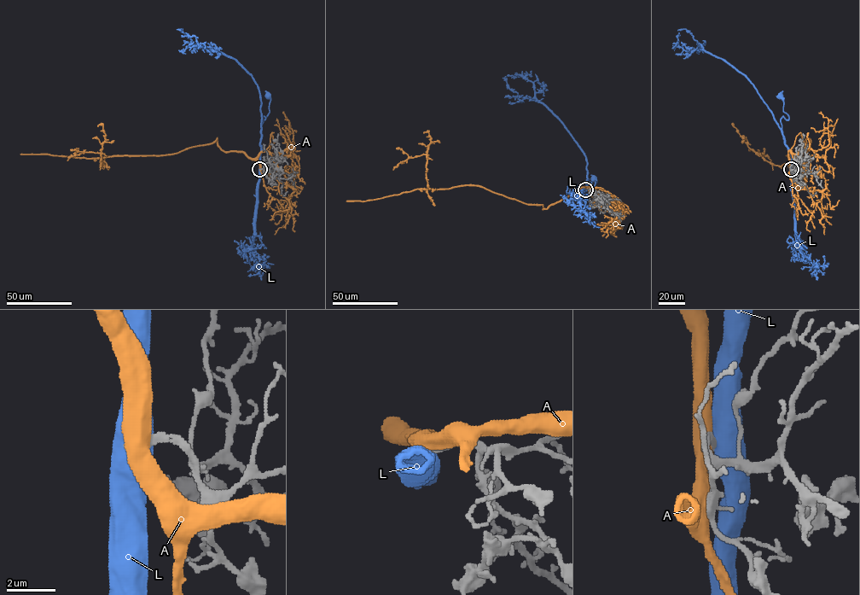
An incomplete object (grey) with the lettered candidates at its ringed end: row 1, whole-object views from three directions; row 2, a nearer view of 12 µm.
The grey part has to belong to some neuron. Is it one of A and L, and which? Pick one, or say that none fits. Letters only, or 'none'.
none

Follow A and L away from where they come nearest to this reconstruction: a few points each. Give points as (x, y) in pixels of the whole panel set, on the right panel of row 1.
A: (790, 169), (797, 152), (810, 148), (809, 138), (785, 163), (772, 165), (735, 126)
L: (791, 169), (791, 153), (781, 121), (783, 116), (787, 120), (789, 117), (780, 96)

